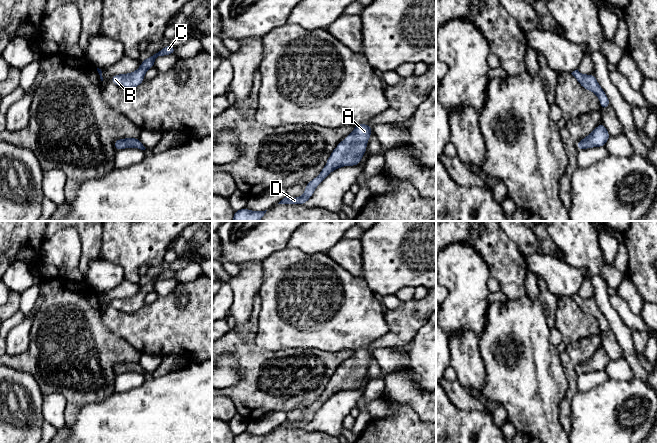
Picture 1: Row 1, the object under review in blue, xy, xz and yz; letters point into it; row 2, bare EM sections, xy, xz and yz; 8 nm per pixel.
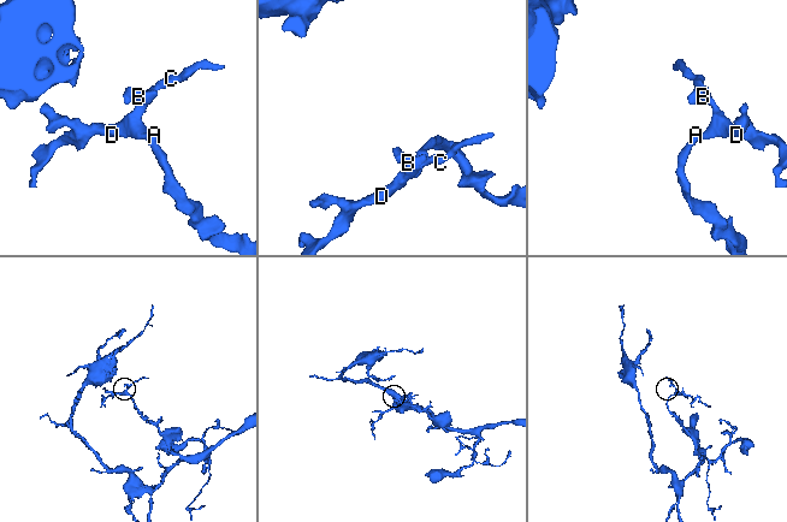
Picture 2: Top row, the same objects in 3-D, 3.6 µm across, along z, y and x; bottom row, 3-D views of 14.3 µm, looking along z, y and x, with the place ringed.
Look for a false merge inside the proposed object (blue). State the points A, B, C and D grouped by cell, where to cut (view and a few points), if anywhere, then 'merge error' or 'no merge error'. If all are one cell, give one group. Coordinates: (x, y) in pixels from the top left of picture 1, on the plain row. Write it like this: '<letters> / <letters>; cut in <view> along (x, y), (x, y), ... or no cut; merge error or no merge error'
A B C D; no cut; no merge error

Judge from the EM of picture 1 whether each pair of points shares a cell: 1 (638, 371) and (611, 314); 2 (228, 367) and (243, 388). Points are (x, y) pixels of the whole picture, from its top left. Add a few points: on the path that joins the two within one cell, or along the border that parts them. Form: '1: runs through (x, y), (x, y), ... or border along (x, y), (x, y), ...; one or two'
1: runs through (631, 357), (624, 336), (619, 328); one
2: border along (238, 360), (239, 380), (233, 385); two

